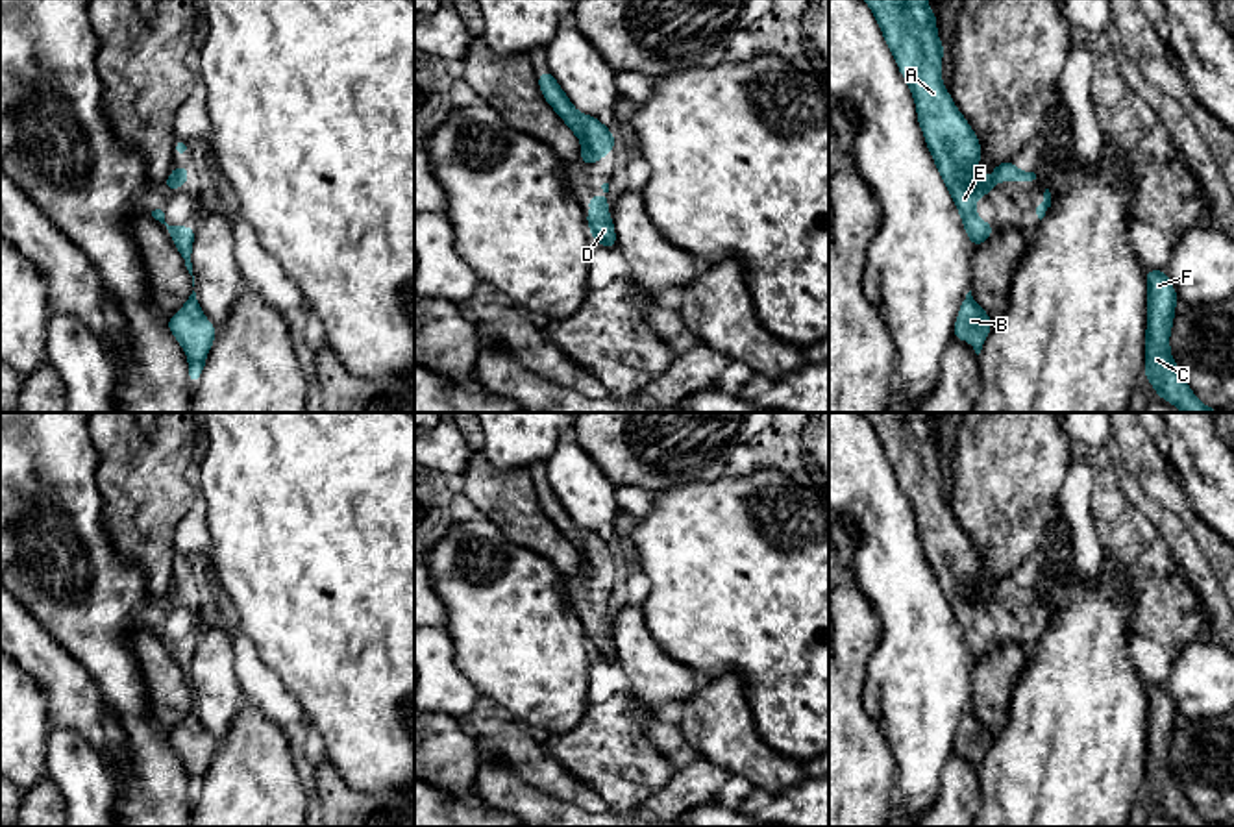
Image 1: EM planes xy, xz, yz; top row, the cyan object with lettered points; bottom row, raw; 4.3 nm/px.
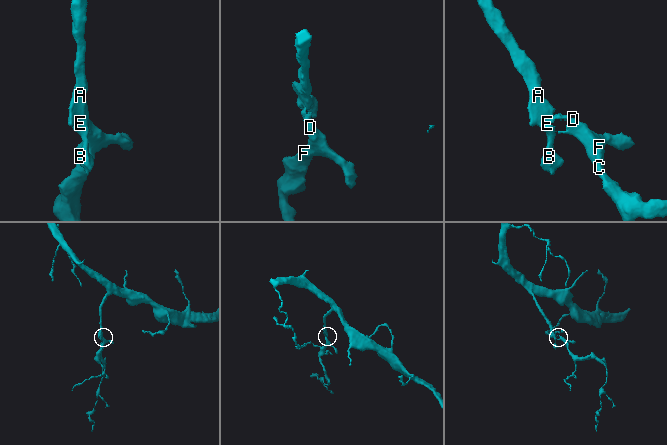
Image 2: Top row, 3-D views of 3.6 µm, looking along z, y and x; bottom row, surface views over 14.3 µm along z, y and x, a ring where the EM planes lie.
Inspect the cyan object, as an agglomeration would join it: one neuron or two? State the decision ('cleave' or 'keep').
keep

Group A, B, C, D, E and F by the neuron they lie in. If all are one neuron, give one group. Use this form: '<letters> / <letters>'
A B C D E F

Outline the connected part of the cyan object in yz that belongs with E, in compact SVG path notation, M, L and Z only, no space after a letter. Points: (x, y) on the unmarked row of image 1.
M862 413L873 426L884 455L916 514L918 537L931 570L955 614L973 660L995 640L975 627L975 616L997 596L1042 596L1038 585L1021 586L1012 575L995 579L990 592L977 586L981 557L942 498L944 459L927 413Z

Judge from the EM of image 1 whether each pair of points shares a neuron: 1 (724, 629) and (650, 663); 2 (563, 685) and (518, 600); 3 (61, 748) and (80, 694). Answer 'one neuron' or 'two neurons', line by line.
1: two neurons
2: one neuron
3: one neuron

